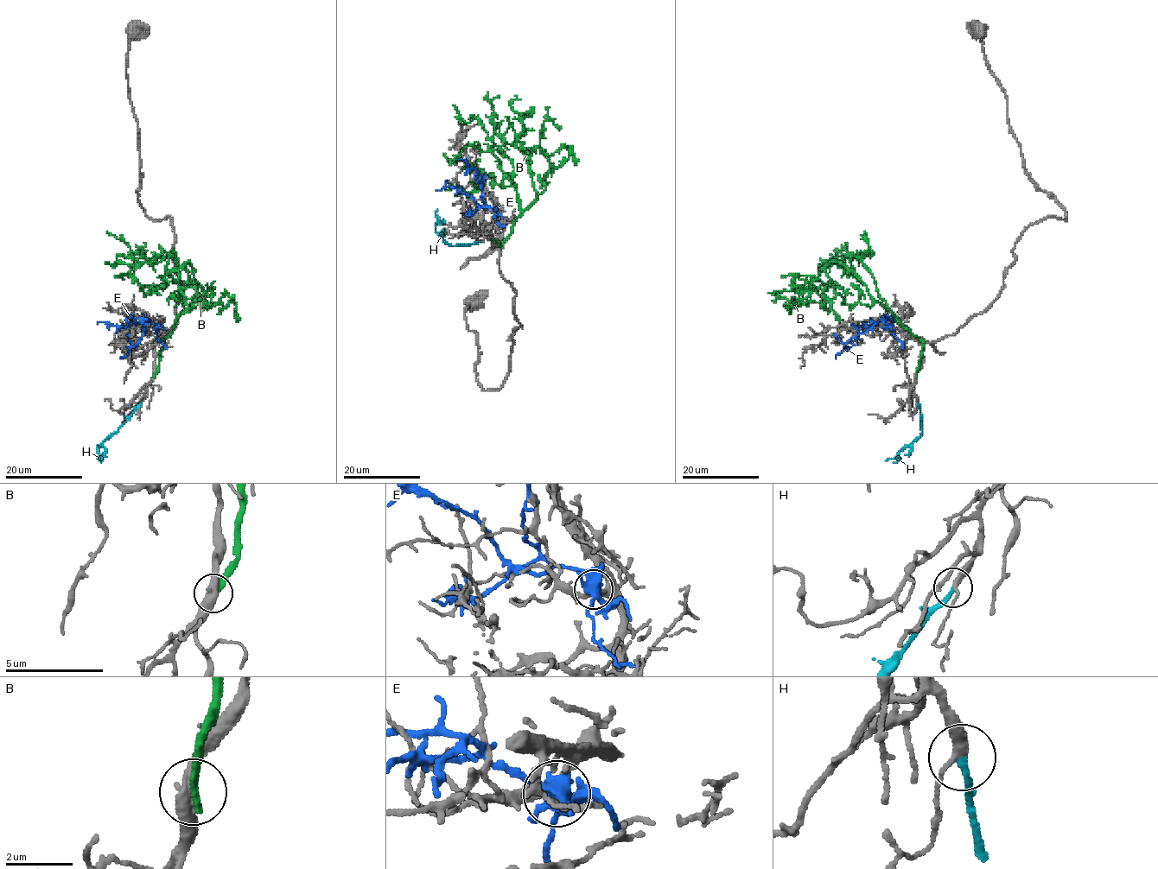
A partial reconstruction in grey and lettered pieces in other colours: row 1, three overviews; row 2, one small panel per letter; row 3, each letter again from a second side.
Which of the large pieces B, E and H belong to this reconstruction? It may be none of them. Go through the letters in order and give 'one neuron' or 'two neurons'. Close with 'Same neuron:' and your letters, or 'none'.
B: two neurons
E: two neurons
H: one neuron
Same neuron: H

